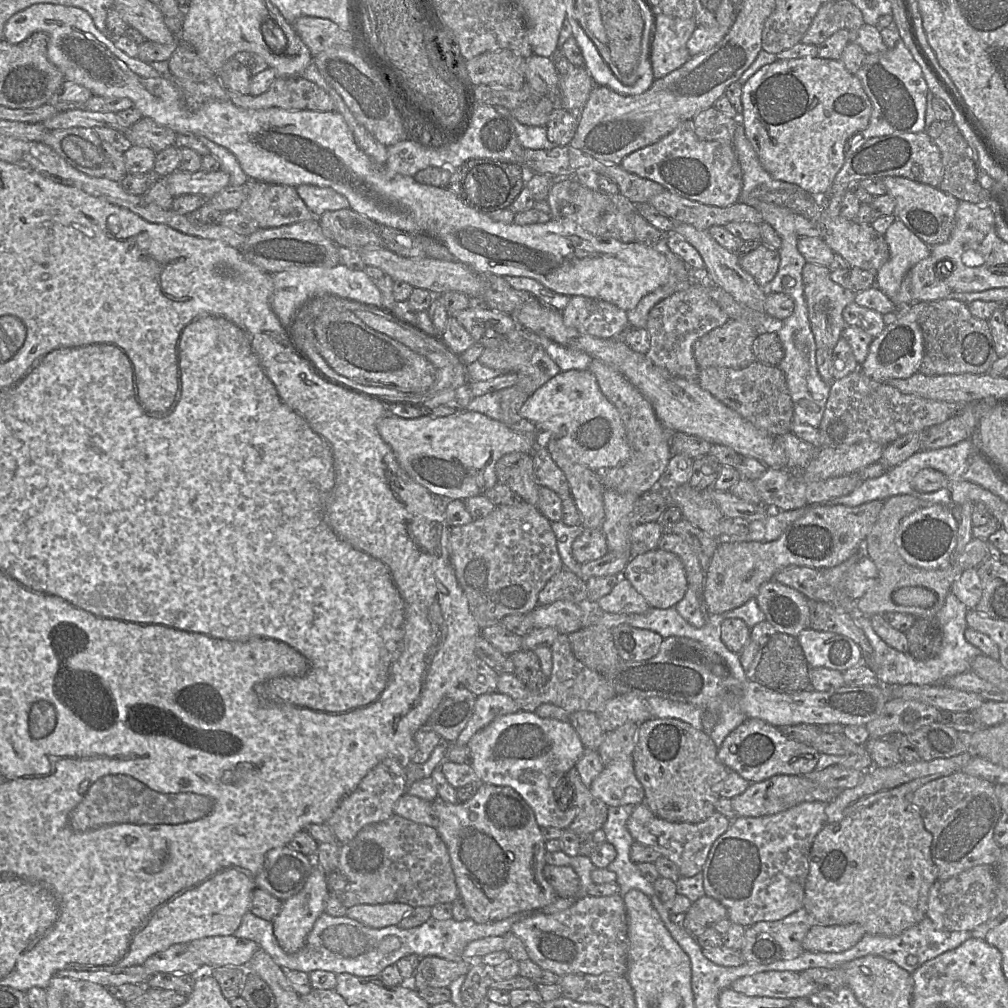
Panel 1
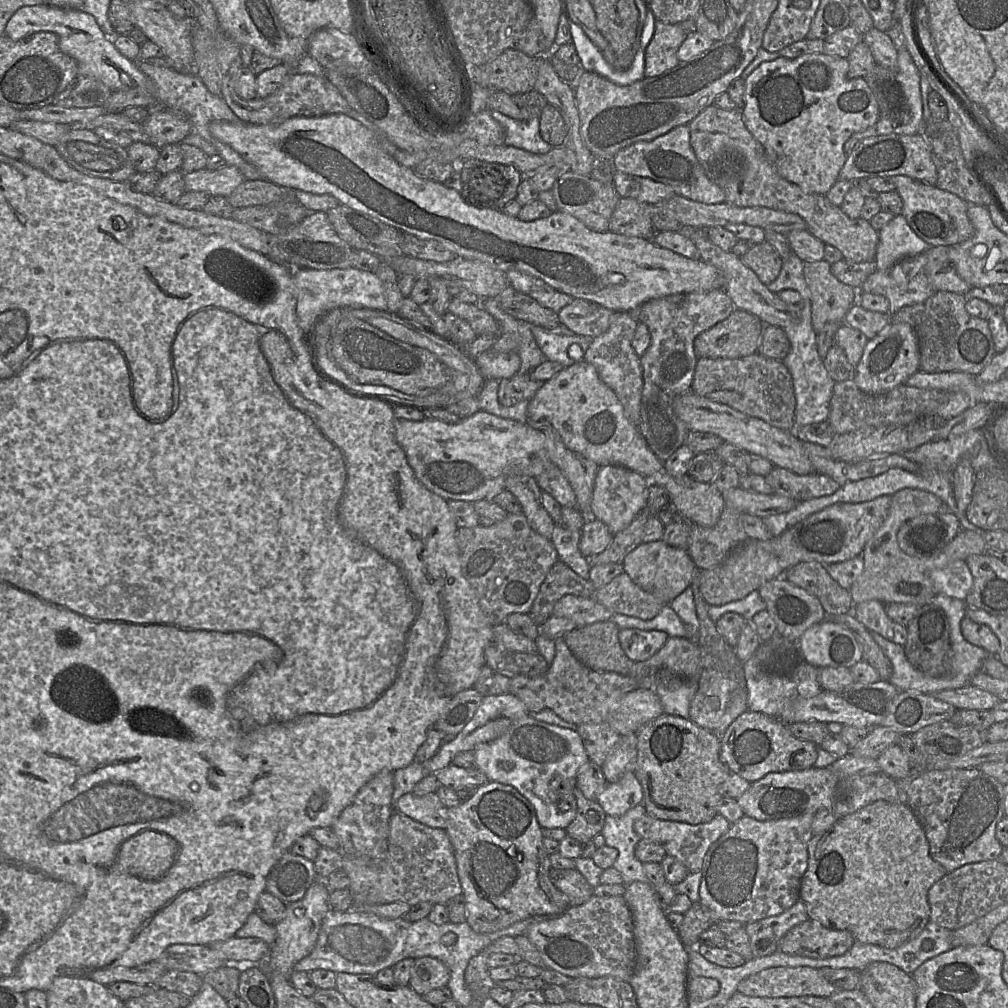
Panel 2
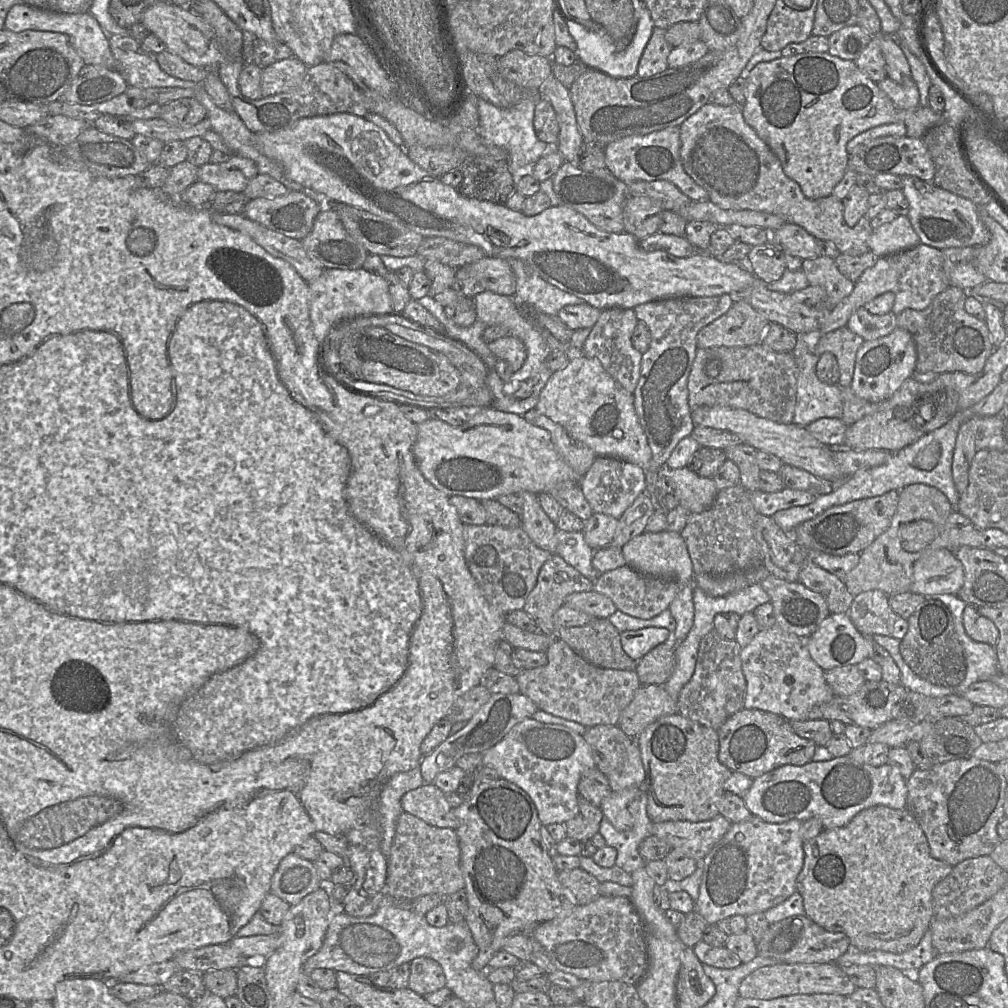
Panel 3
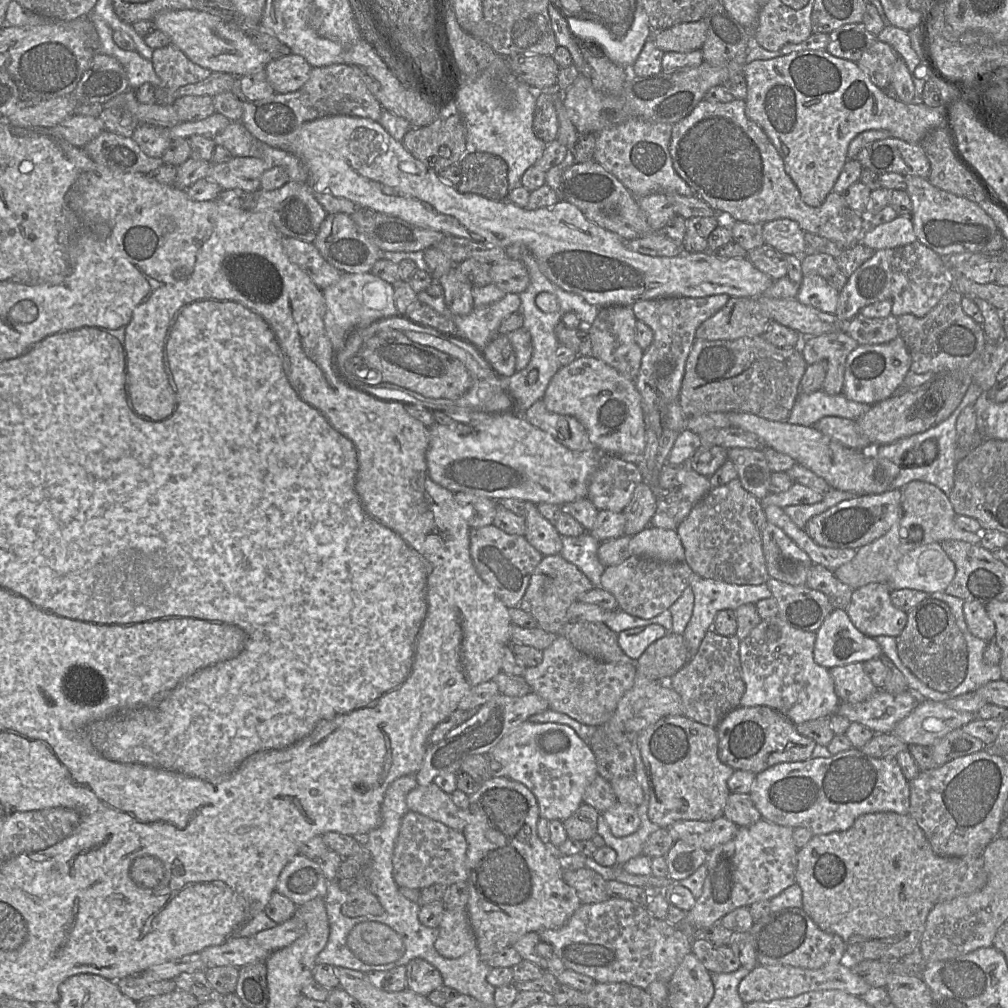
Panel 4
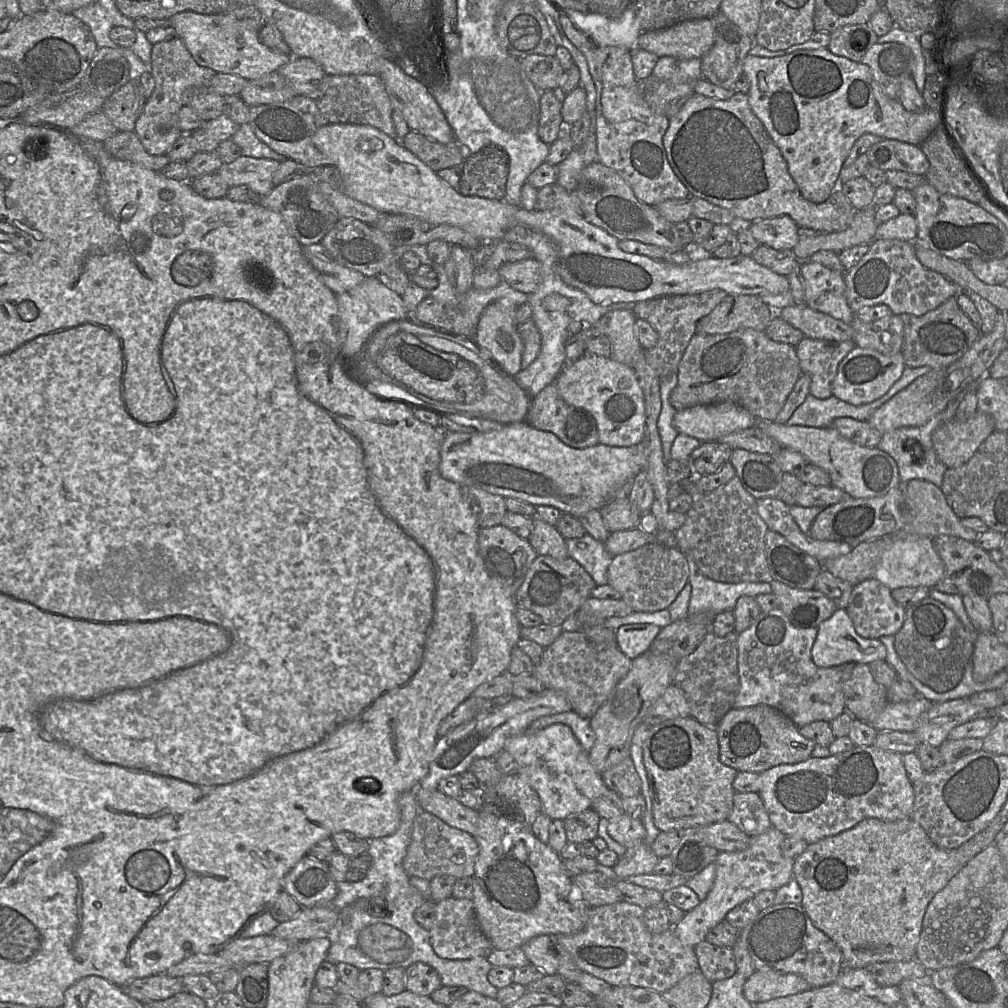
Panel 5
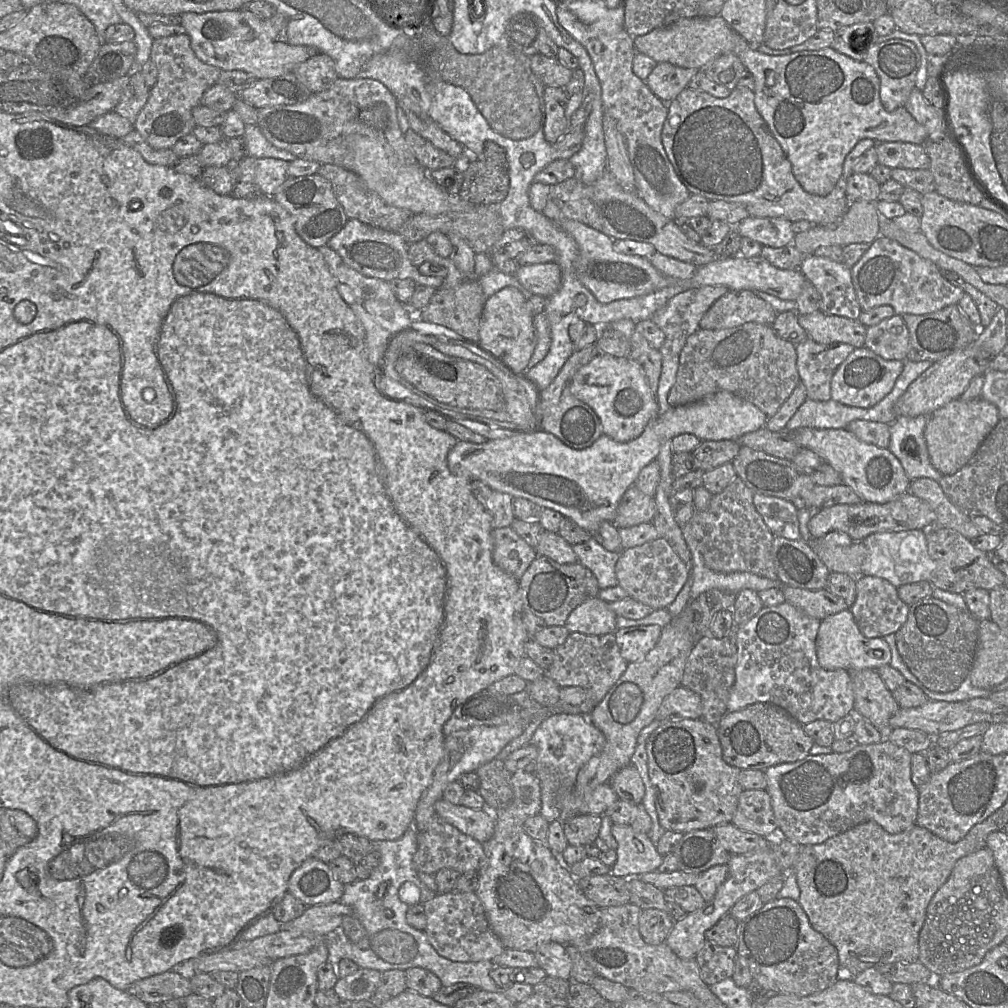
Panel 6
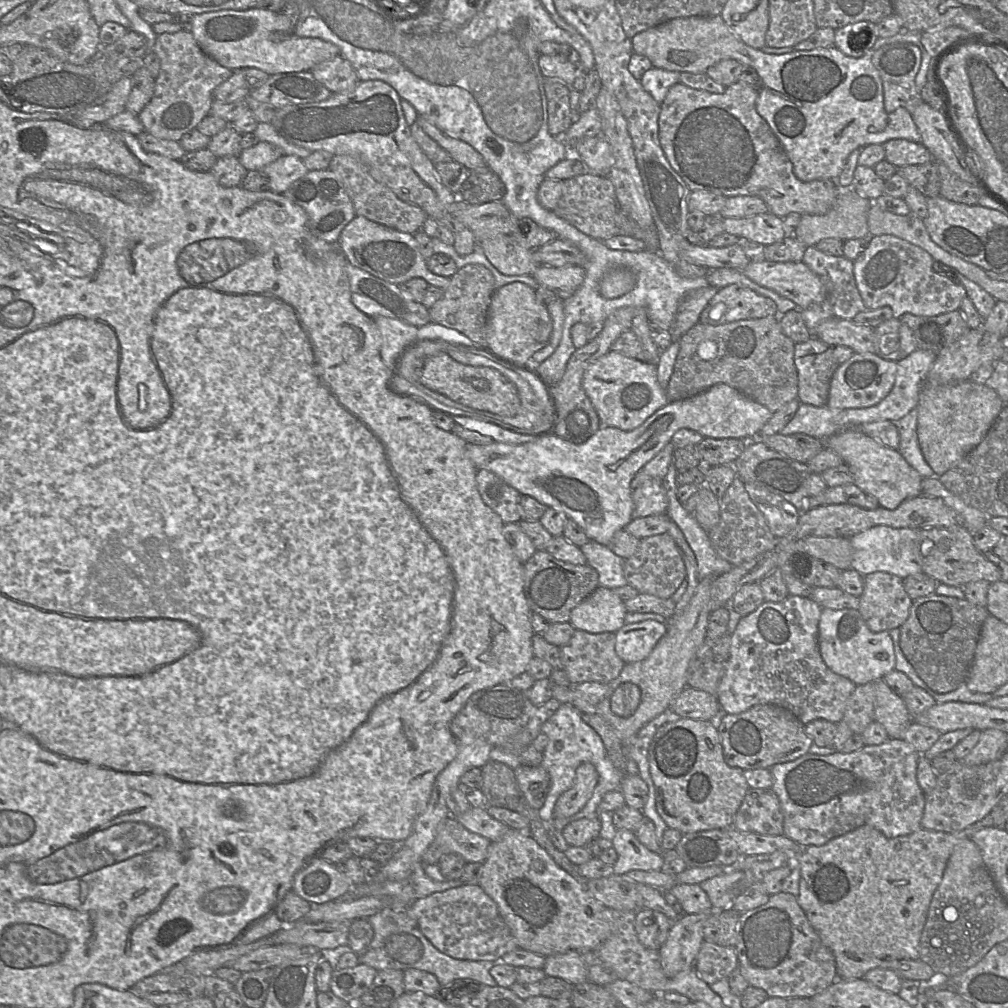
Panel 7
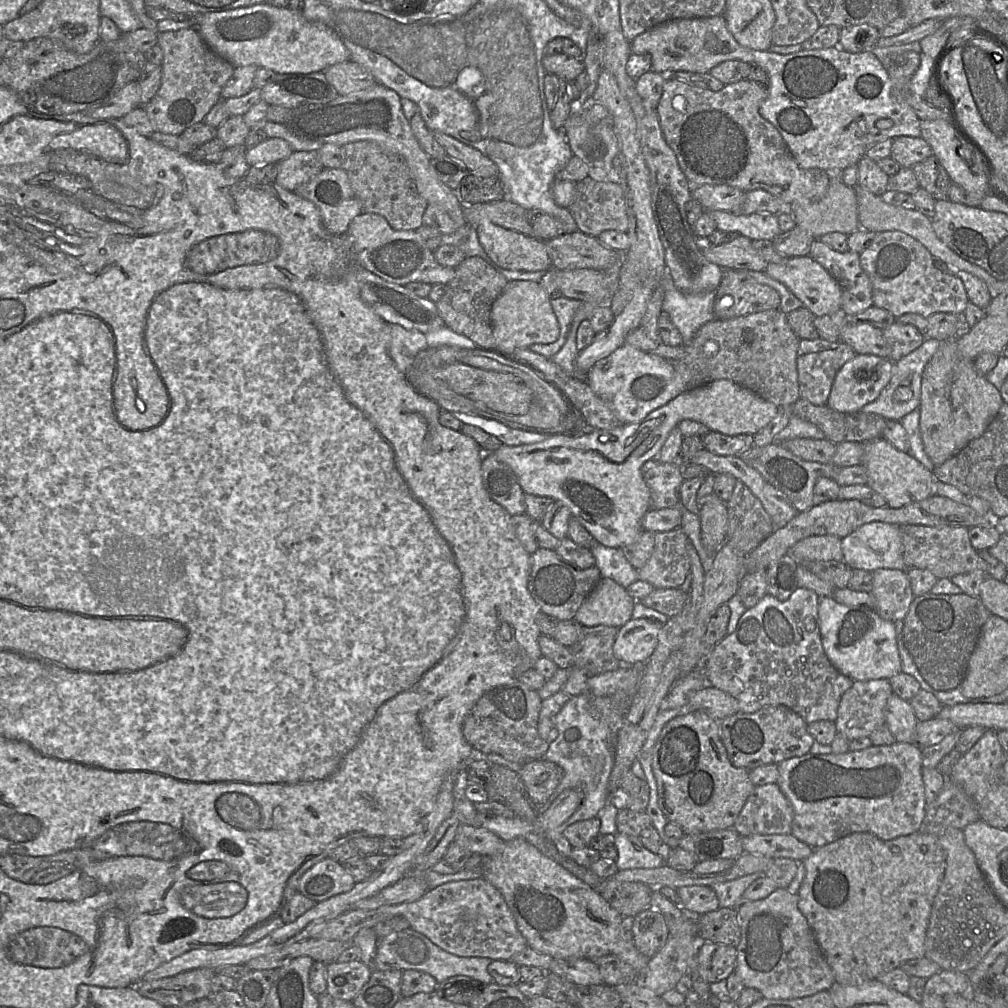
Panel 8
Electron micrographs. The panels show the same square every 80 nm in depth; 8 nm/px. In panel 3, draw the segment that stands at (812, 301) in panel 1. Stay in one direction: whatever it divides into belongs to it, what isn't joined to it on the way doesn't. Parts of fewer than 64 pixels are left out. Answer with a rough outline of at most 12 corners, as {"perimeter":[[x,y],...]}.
{"perimeter":[[831,257],[802,260],[809,285],[825,290],[833,308],[855,283],[839,271]]}

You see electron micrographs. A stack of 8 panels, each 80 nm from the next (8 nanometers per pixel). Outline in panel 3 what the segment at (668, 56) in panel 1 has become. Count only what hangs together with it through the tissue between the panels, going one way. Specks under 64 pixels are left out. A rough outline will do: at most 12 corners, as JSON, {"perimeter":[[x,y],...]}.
{"perimeter":[[654,26],[640,58],[637,77],[651,77],[668,68],[673,47],[666,29]]}

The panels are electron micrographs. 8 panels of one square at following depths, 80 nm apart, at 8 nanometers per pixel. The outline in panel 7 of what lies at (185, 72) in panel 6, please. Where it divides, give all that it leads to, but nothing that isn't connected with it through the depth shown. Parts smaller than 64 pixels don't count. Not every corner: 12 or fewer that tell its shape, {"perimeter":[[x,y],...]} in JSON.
{"perimeter":[[191,31],[158,35],[160,71],[138,118],[179,141],[233,71]]}

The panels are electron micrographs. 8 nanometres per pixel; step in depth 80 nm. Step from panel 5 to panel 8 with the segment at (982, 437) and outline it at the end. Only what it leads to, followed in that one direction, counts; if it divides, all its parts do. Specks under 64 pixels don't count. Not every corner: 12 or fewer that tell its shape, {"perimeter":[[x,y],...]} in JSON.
{"perimeter":[[942,341],[919,426],[935,466],[983,435],[1000,391]]}

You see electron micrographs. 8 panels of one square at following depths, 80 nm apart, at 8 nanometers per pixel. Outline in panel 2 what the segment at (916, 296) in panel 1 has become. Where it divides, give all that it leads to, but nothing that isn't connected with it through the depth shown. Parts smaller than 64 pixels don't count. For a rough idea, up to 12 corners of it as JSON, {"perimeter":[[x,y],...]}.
{"perimeter":[[948,246],[927,250],[926,275],[936,292],[965,295]]}

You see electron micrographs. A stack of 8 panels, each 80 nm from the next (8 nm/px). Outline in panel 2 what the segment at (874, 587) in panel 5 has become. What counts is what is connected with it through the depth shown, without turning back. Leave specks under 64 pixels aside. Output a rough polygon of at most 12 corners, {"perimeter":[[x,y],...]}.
{"perimeter":[[877,600],[854,605],[869,632],[904,647],[907,627],[888,617]]}

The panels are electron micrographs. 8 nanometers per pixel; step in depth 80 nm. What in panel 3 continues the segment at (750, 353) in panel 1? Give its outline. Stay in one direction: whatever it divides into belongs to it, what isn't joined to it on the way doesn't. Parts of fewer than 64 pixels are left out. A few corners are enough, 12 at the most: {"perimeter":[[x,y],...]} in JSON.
{"perimeter":[[747,300],[696,335],[697,348],[761,342],[769,320]]}

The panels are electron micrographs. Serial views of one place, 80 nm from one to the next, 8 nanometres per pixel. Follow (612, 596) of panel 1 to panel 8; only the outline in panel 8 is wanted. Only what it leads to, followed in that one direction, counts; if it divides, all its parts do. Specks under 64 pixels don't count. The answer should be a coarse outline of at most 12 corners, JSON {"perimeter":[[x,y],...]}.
{"perimeter":[[681,527],[655,533],[638,580],[679,588],[690,572]]}

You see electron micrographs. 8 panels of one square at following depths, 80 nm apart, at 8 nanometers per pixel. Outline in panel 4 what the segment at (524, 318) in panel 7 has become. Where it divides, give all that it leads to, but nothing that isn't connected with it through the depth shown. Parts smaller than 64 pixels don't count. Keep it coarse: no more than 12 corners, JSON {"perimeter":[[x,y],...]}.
{"perimeter":[[498,333],[481,353],[499,376],[516,372],[507,334]]}

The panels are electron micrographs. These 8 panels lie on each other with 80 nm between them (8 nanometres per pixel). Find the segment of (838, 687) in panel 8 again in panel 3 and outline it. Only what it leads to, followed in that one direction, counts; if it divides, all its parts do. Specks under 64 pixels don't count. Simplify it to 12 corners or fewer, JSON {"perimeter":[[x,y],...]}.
{"perimeter":[[774,624],[741,648],[745,709],[805,721],[835,697],[807,638]]}

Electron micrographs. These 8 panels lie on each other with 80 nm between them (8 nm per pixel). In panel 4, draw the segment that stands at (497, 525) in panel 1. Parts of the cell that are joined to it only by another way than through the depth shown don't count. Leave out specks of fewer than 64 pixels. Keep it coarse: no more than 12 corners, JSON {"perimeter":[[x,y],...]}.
{"perimeter":[[470,529],[479,576],[508,608],[543,559],[525,536]]}

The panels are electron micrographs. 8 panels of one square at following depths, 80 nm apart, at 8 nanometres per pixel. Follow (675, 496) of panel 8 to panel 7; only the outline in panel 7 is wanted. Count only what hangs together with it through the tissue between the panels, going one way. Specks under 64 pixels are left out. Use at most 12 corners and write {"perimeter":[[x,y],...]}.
{"perimeter":[[641,469],[631,482],[633,518],[666,513],[661,479]]}

